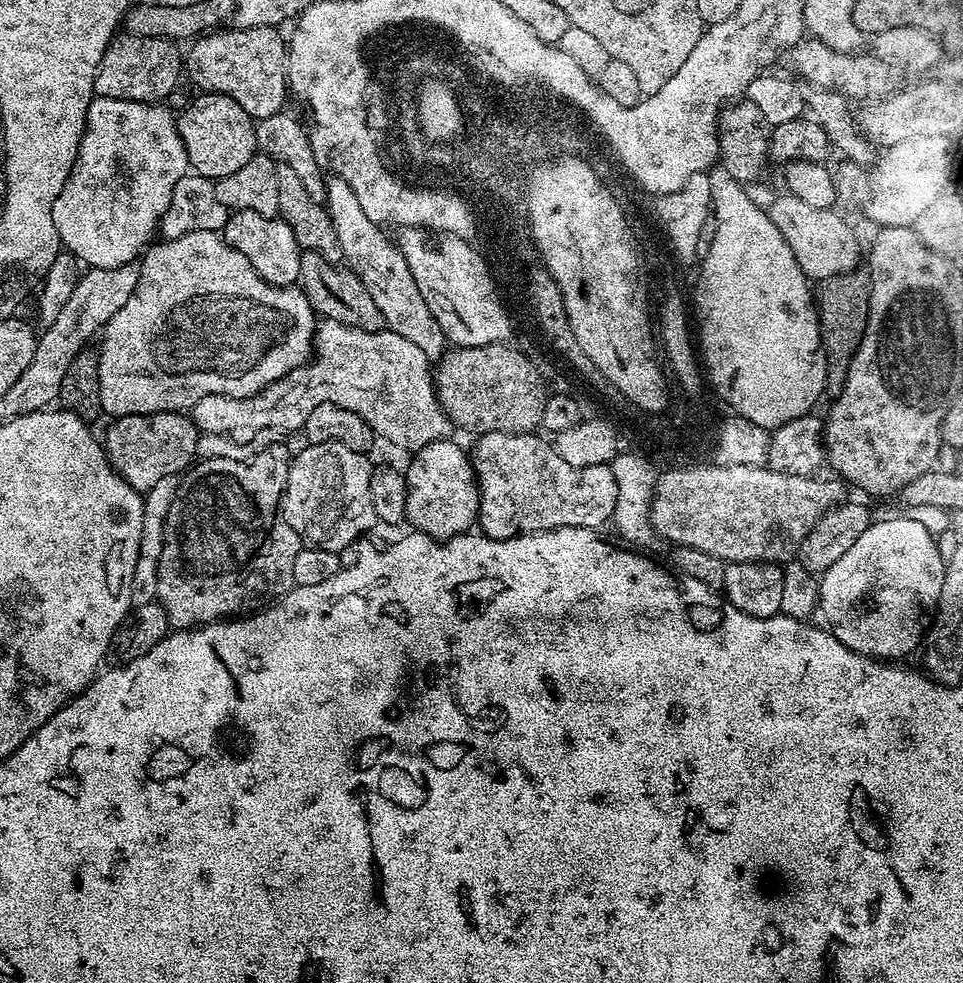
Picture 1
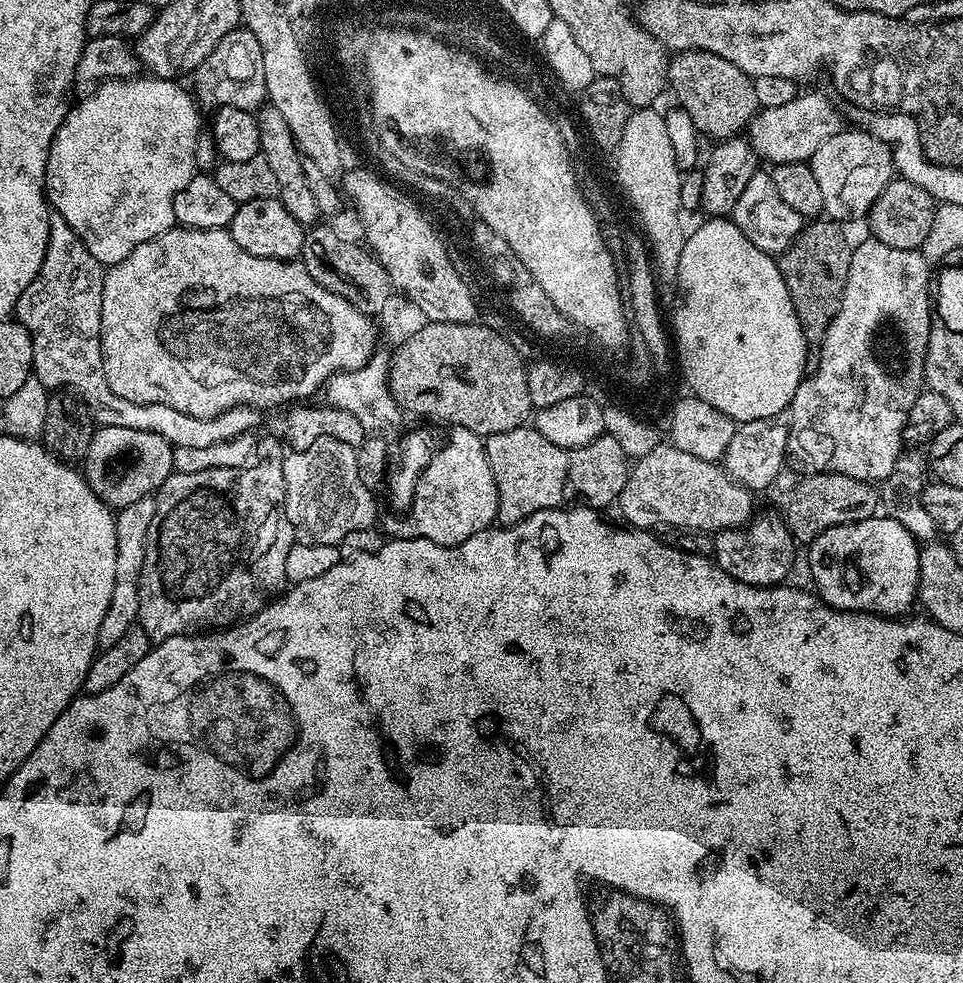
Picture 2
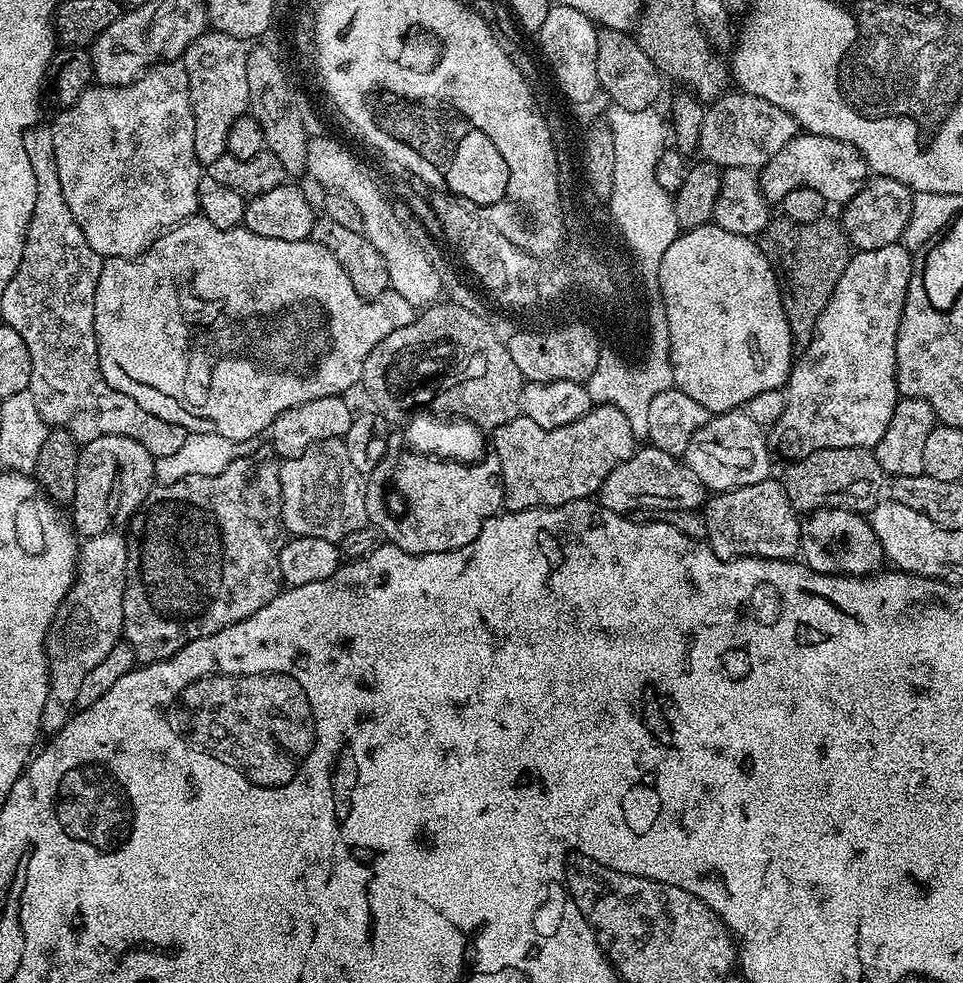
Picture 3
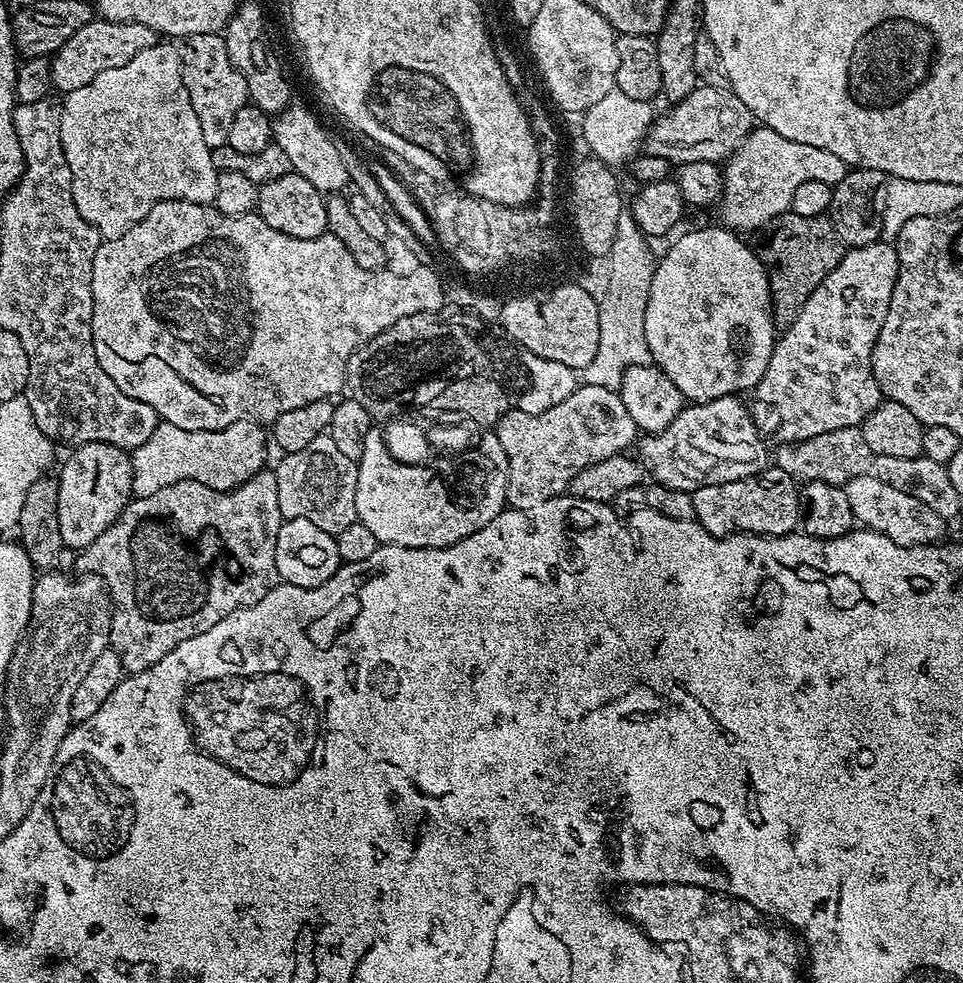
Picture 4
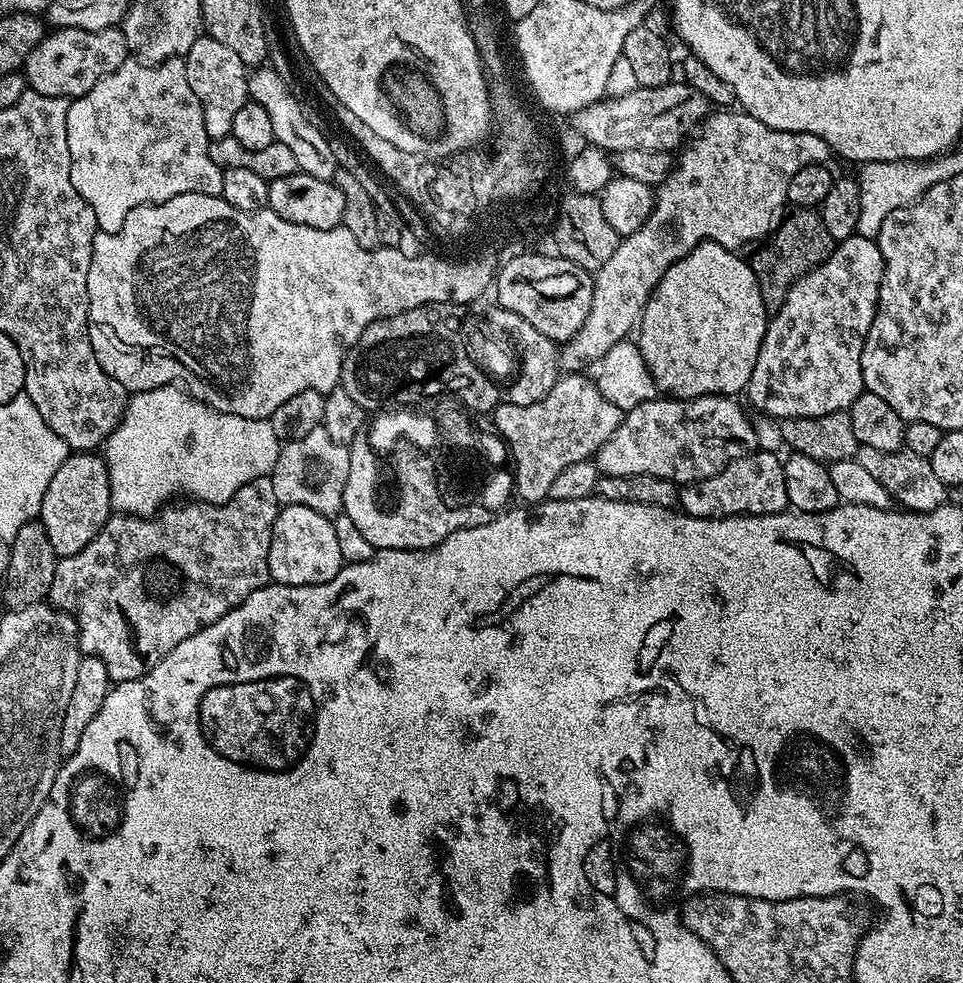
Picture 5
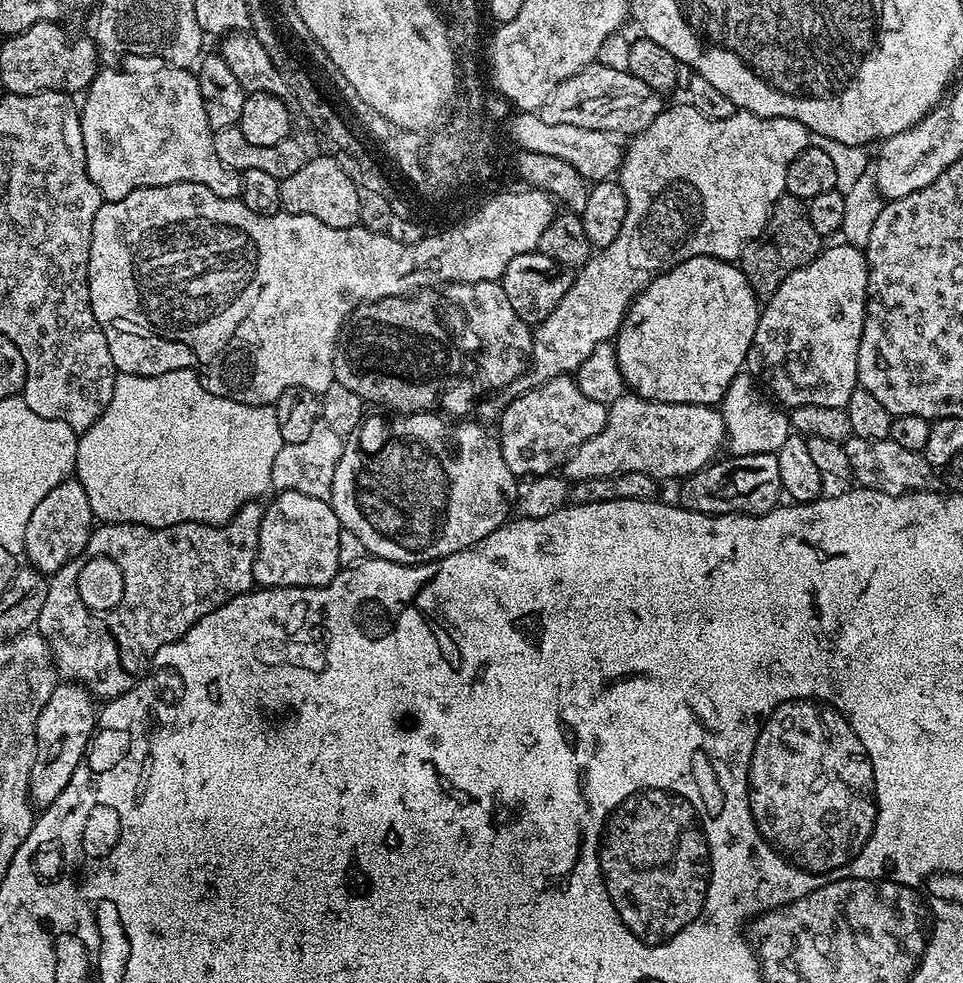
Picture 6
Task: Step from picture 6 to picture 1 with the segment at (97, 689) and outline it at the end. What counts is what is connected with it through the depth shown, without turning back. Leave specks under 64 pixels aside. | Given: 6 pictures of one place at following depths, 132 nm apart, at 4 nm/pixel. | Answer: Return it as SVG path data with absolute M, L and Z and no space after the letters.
M270 442L250 462L231 460L230 458L214 458L200 460L195 466L189 467L183 473L180 485L176 491L174 502L170 502L170 510L164 523L164 541L162 542L162 558L158 562L158 588L156 600L166 610L168 623L176 630L191 630L197 626L215 624L225 618L236 618L241 614L251 614L284 596L294 586L294 558L300 552L302 542L290 526L283 524L280 517L280 499L284 496L284 487L288 477L290 451L284 444Z

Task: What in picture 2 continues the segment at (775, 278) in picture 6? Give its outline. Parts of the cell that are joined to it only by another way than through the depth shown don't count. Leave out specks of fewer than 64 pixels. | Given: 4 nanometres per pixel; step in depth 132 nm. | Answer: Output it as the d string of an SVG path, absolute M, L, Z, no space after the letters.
M831 218L813 219L805 223L800 237L778 256L780 273L786 282L786 290L790 290L790 298L802 326L804 342L808 345L804 367L809 373L818 370L820 347L826 338L826 330L830 330L830 322L834 322L838 314L838 306L842 306L846 274L850 274L854 244L844 237L840 228L843 227Z

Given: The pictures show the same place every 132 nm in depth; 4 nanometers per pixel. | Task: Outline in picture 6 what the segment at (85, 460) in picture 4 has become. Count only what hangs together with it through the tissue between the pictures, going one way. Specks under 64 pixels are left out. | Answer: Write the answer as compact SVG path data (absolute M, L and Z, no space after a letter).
M69 478L51 490L34 509L26 527L26 540L23 555L31 567L51 574L62 570L66 562L78 558L86 550L86 542L94 531L94 517L90 510L90 498L82 490L79 480Z

